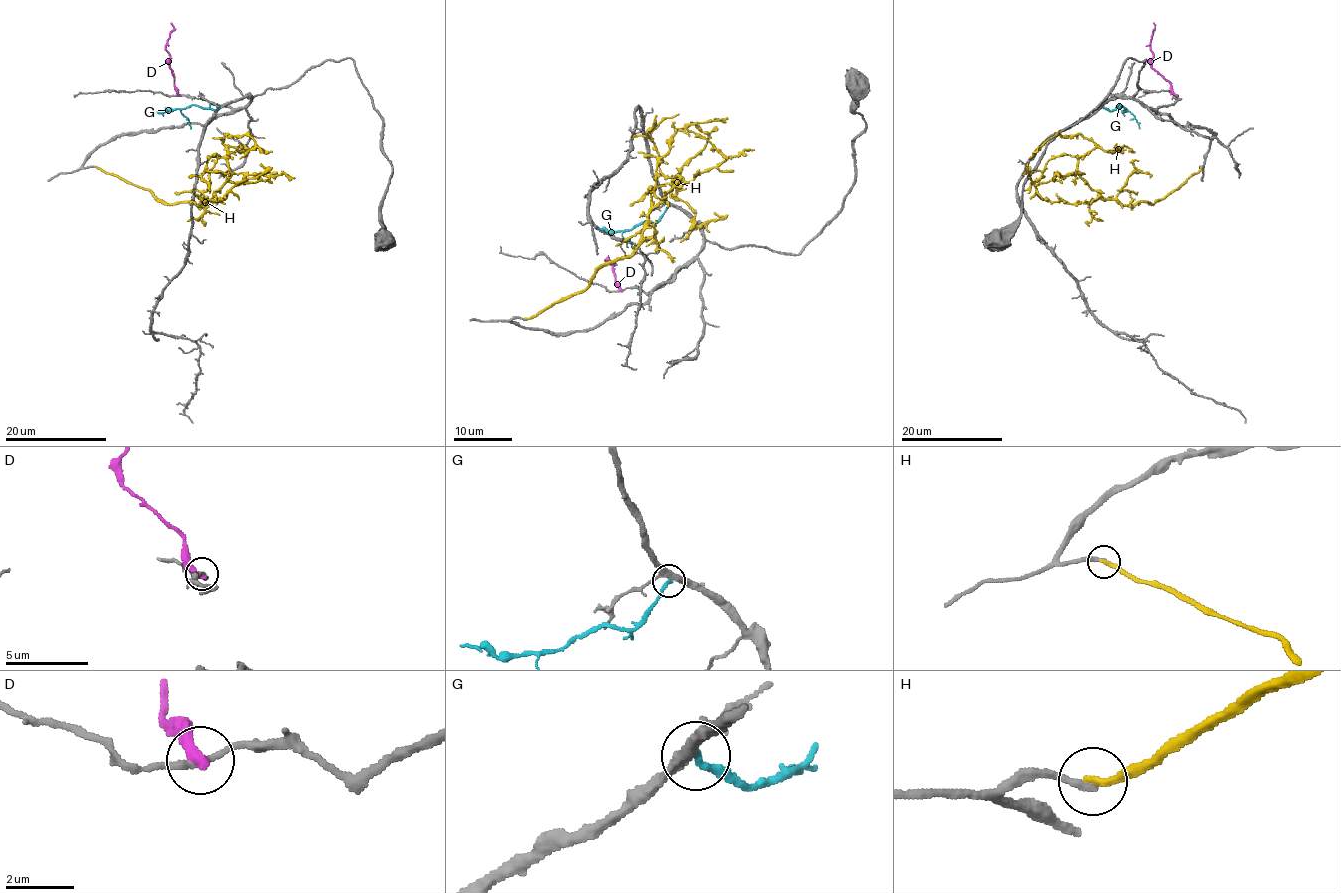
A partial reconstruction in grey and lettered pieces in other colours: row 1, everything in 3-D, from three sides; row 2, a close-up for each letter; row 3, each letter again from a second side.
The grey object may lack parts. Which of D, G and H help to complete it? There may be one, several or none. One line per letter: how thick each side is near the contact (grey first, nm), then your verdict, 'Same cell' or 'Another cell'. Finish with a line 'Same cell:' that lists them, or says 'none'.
D: Thickness 180 nm (grey) against 360 nm. Another cell
G: Thickness 320 nm (grey) against 220 nm. Another cell
H: Thickness 240 nm (grey) against 240 nm. Same cell
Same cell: H

